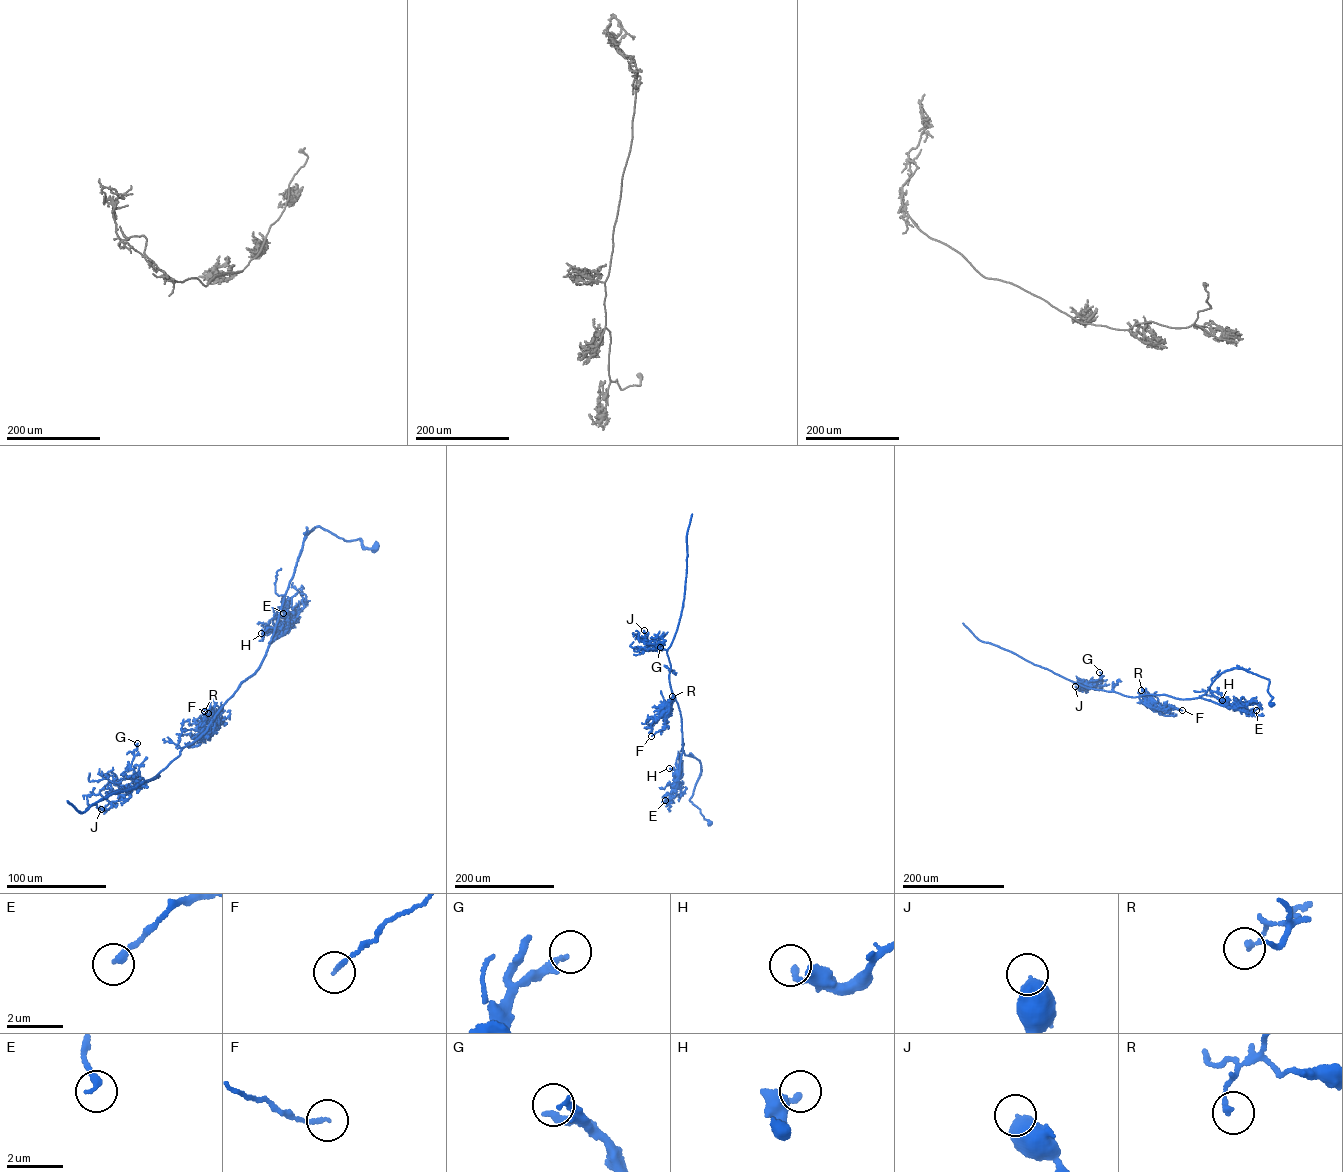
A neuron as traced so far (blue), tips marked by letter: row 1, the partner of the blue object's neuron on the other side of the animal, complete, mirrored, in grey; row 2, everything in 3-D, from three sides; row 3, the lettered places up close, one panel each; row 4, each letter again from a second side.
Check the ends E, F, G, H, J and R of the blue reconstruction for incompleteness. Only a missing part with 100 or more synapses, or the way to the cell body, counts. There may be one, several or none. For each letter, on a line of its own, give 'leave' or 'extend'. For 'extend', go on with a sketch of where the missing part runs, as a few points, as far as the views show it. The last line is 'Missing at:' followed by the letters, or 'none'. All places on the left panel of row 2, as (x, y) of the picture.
E: leave
F: leave
G: leave
H: leave
J: leave
R: leave
Missing at: none

